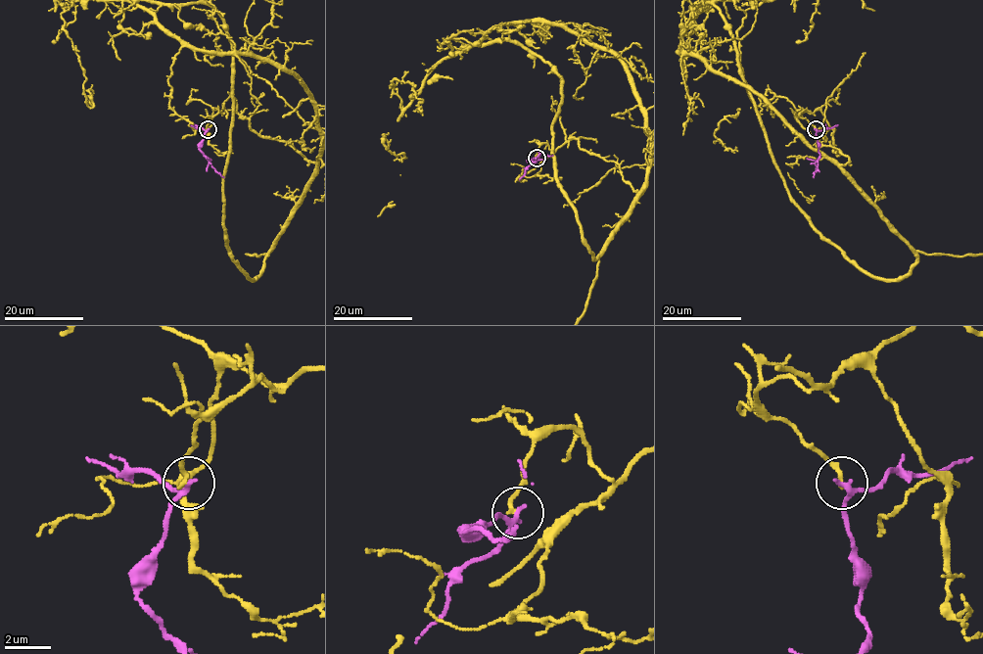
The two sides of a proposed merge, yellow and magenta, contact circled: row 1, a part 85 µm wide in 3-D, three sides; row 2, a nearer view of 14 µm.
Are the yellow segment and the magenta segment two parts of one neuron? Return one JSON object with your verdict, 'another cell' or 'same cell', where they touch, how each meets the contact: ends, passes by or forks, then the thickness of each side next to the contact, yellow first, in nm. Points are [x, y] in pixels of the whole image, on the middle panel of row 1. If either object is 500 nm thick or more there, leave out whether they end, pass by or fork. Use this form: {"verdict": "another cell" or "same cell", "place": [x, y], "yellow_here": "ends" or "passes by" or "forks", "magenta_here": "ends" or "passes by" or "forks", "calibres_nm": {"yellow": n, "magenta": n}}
{"verdict": "another cell", "place": [537, 158], "yellow_here": "ends", "magenta_here": "passes by", "calibres_nm": {"yellow": 180, "magenta": 200}}

